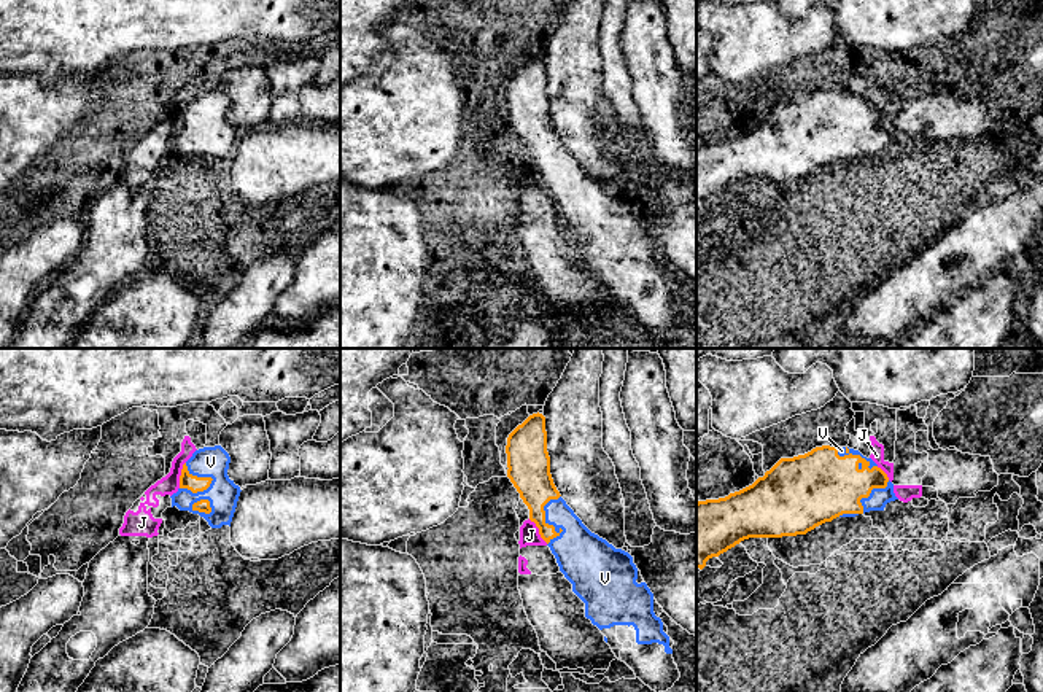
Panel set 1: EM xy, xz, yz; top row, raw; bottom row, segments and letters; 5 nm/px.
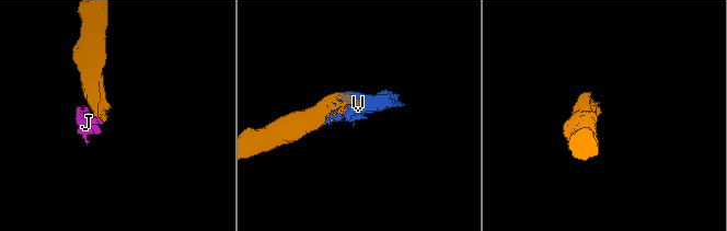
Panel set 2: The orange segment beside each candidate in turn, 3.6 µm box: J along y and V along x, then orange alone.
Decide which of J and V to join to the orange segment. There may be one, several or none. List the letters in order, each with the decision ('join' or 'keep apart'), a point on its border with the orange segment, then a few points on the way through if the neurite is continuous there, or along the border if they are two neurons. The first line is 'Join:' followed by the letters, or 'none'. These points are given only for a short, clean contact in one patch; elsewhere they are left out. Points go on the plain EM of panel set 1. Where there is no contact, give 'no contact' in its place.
Join: V
J: keep apart; contact xz (539, 174); border xz (528, 163), (547, 186)
V: join; contact xz (544, 163)

